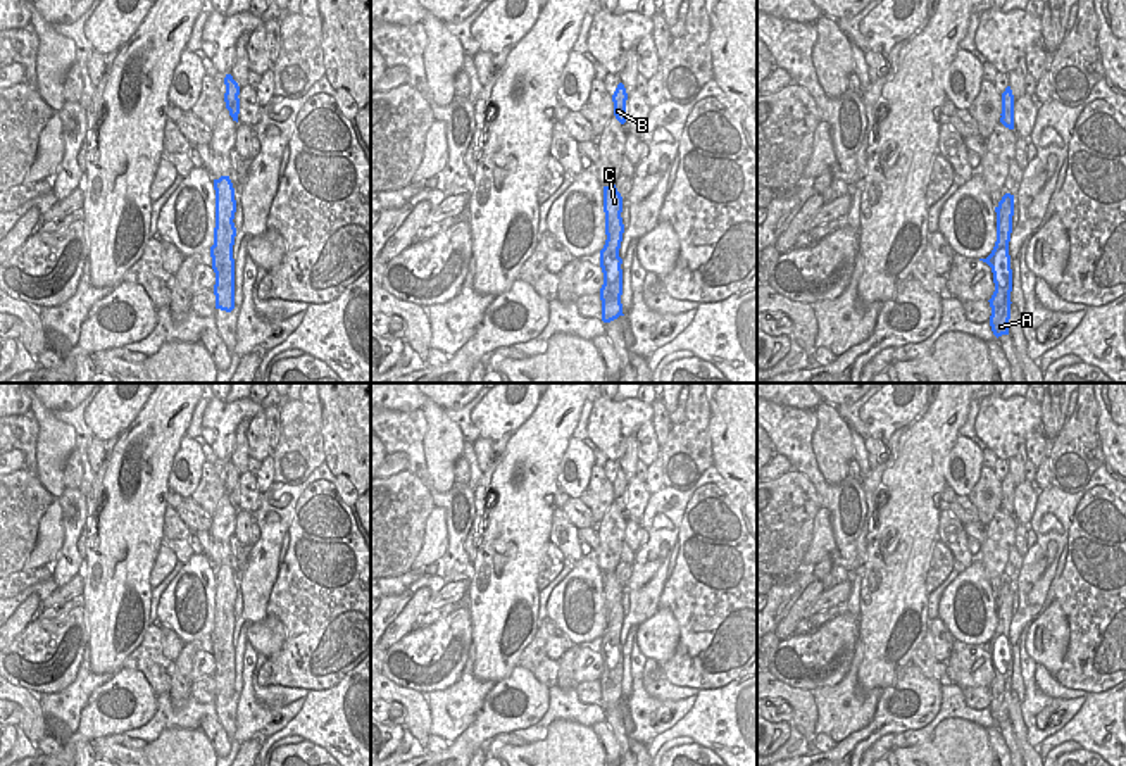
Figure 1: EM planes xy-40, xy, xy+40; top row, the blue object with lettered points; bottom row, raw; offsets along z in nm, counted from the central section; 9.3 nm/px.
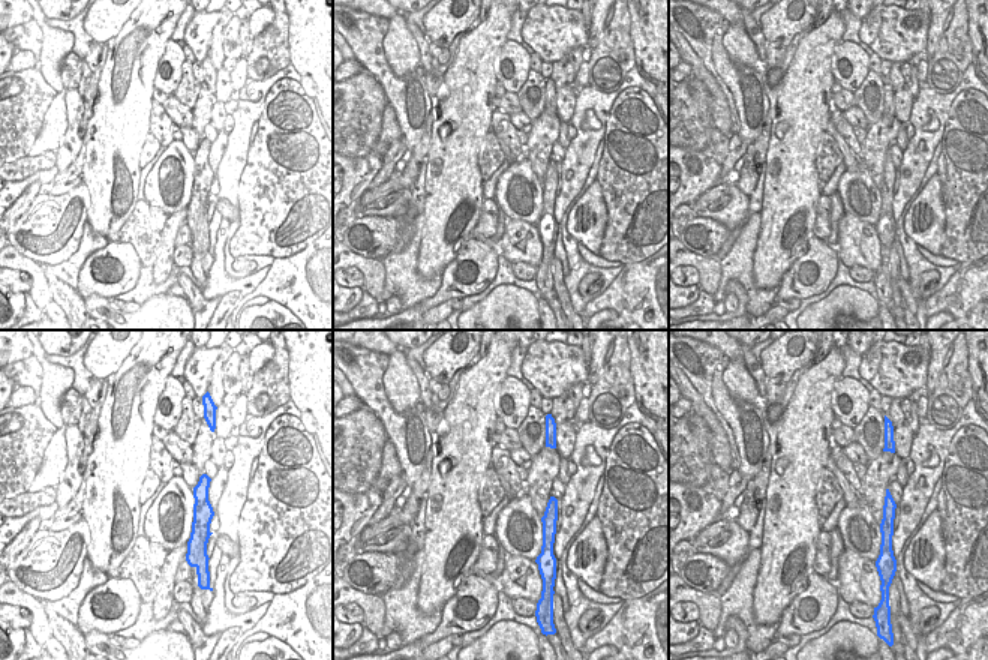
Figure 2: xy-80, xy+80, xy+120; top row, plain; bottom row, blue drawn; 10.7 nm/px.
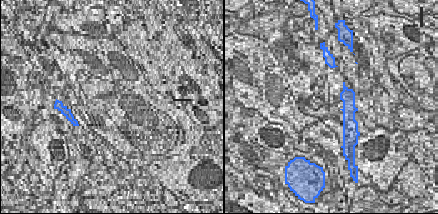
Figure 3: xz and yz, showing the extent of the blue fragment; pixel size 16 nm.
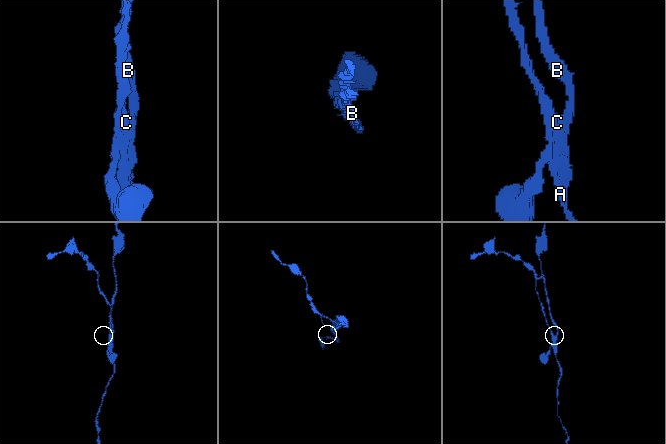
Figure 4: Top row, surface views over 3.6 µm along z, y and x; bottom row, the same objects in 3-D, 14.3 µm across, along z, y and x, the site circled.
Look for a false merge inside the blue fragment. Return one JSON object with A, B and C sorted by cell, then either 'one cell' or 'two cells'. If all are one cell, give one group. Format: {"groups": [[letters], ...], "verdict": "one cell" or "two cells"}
{"groups": [["A", "B"], ["C"]], "verdict": "two cells"}

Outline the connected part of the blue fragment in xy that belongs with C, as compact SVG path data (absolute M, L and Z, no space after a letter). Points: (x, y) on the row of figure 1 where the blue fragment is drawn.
M604 186L604 212L605 212L605 228L612 226L612 221L622 212L622 197L614 186Z

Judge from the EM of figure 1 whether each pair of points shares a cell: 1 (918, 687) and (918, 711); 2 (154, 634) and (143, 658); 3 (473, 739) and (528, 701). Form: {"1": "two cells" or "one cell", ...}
{"1": "one cell", "2": "one cell", "3": "one cell"}

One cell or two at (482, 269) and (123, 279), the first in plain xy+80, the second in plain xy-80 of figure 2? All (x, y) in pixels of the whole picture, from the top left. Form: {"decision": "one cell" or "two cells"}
{"decision": "one cell"}

